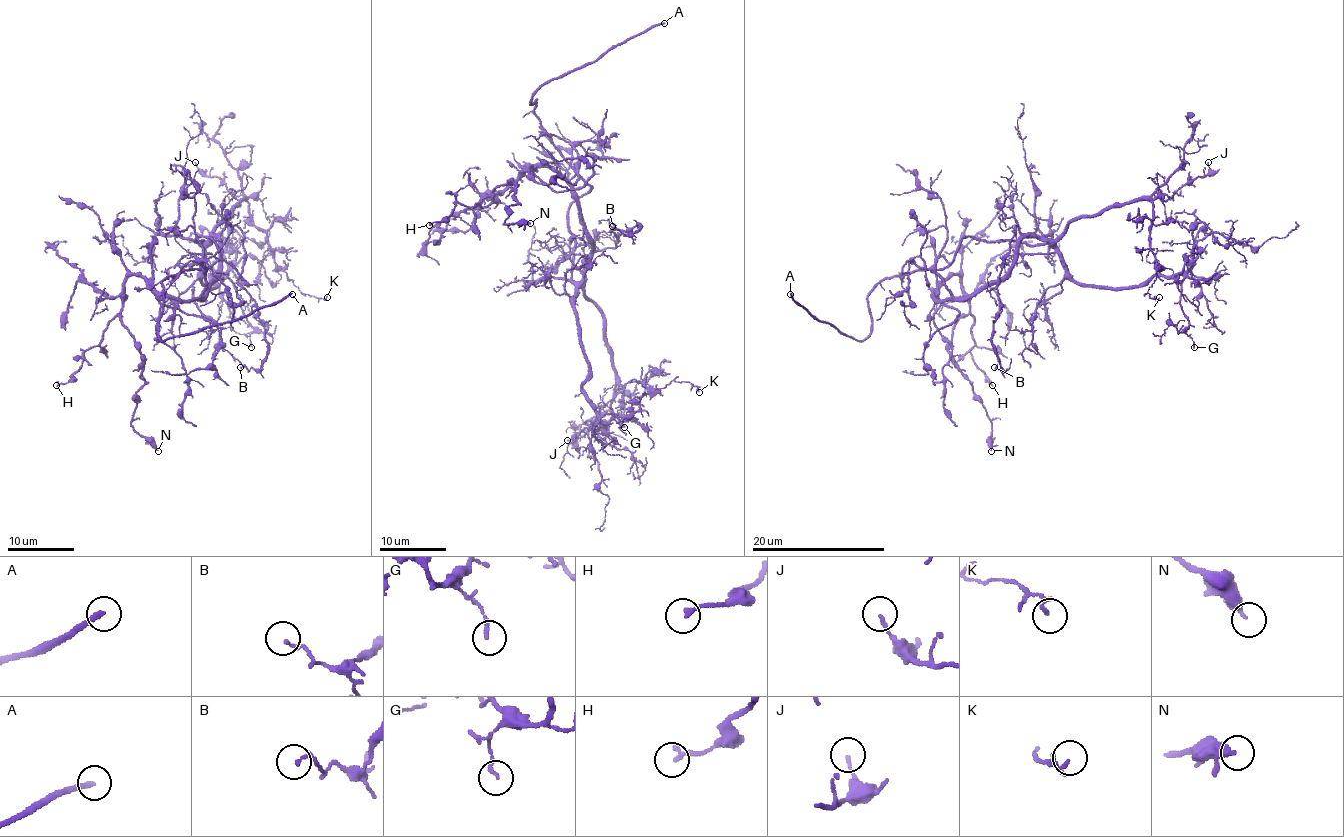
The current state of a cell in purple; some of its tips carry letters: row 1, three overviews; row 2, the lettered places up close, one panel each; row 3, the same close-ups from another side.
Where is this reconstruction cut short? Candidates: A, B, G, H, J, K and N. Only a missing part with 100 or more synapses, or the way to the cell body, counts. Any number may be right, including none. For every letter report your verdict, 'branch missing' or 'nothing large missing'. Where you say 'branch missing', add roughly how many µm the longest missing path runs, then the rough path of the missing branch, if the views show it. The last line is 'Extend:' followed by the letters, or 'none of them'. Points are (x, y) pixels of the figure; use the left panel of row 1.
A: branch missing; about 9 µm are missing; missing branch runs (292, 294), (310, 282), (330, 280), (337, 272)
B: nothing large missing
G: nothing large missing
H: nothing large missing
J: nothing large missing
K: nothing large missing
N: nothing large missing
Extend: A

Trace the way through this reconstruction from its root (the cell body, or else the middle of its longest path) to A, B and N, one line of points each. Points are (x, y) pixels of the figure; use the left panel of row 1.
A: (196, 242), (208, 237), (218, 259), (208, 269), (186, 269), (161, 282), (161, 340), (241, 319), (292, 294)
B: (196, 242), (228, 225), (243, 235), (238, 284), (255, 302), (266, 355), (258, 369), (240, 367)
N: (196, 242), (218, 250), (198, 297), (125, 284), (145, 382), (131, 427), (158, 451)

